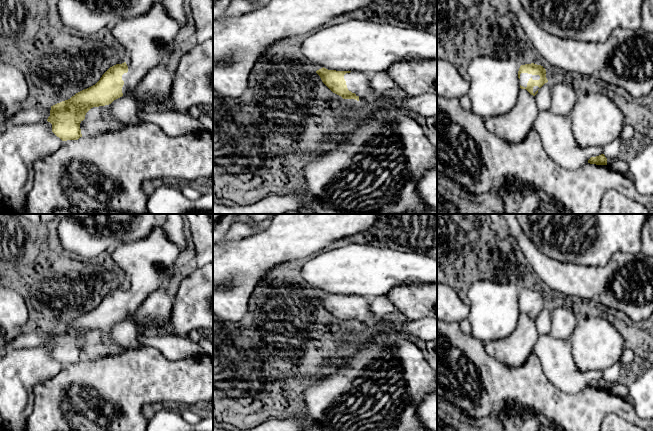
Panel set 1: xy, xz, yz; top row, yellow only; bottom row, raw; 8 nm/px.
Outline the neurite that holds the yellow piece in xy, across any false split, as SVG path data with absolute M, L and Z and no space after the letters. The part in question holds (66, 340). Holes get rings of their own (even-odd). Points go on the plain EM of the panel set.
M161 224L153 226L151 232L141 240L132 242L117 241L109 250L109 257L122 272L126 285L110 291L93 310L84 313L70 323L51 330L47 345L52 348L52 356L62 365L78 364L82 361L80 347L93 331L111 328L114 324L136 313L150 294L164 289L168 283L173 264L180 261L180 249L165 235Z

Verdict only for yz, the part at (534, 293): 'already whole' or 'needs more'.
needs more

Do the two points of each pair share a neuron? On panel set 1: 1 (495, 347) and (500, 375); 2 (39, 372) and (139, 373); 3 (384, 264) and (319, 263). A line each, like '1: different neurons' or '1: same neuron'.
1: different neurons
2: different neurons
3: same neuron

